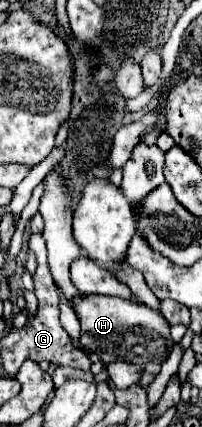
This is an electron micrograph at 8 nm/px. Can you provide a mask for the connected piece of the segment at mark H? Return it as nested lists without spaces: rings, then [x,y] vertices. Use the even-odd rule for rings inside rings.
[[[89,294],[73,300],[77,318],[81,322],[81,344],[93,348],[93,352],[103,360],[103,364],[111,362],[133,362],[145,366],[147,362],[165,362],[171,354],[171,334],[169,322],[159,310],[151,310],[143,304],[121,300],[113,296],[97,296]]]

